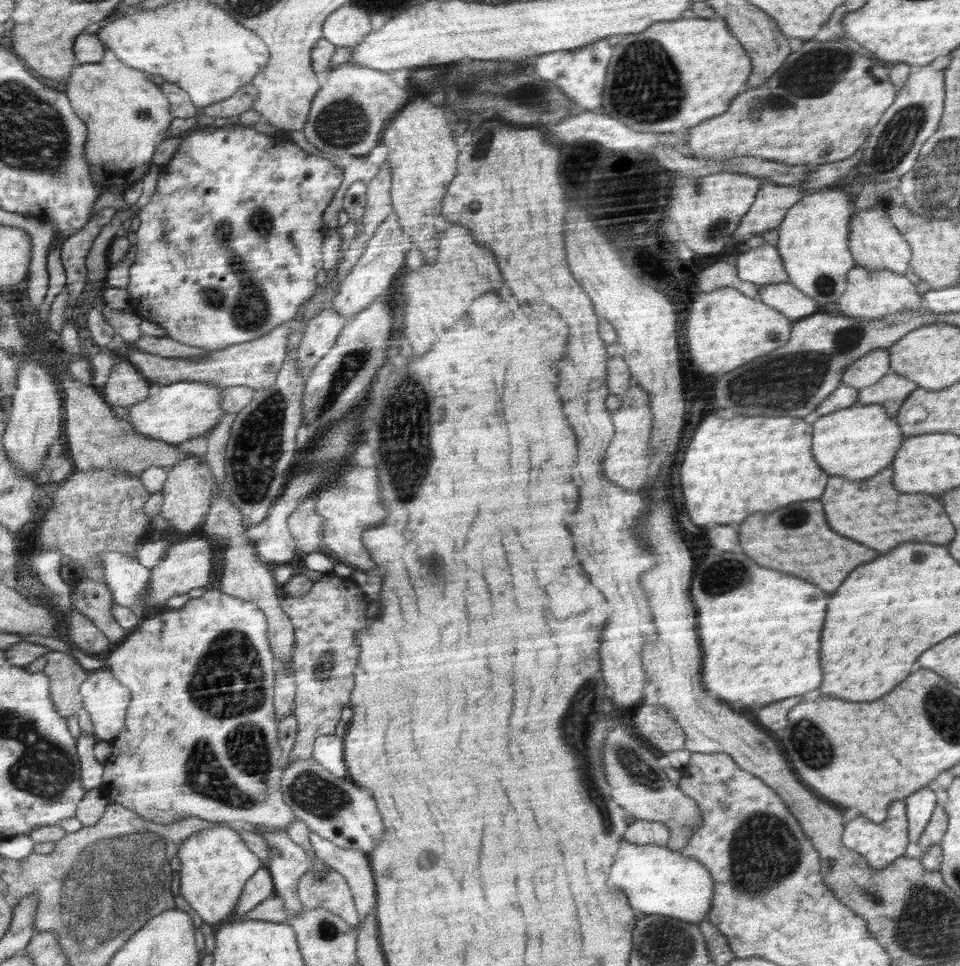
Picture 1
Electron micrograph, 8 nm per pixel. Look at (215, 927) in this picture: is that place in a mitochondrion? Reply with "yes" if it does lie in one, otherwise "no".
no

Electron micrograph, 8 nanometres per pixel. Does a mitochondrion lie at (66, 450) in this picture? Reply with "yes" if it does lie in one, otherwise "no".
no

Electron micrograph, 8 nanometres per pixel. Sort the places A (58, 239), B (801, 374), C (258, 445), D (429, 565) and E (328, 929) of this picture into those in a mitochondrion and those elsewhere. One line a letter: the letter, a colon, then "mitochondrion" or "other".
A: other
B: mitochondrion
C: mitochondrion
D: mitochondrion
E: mitochondrion

